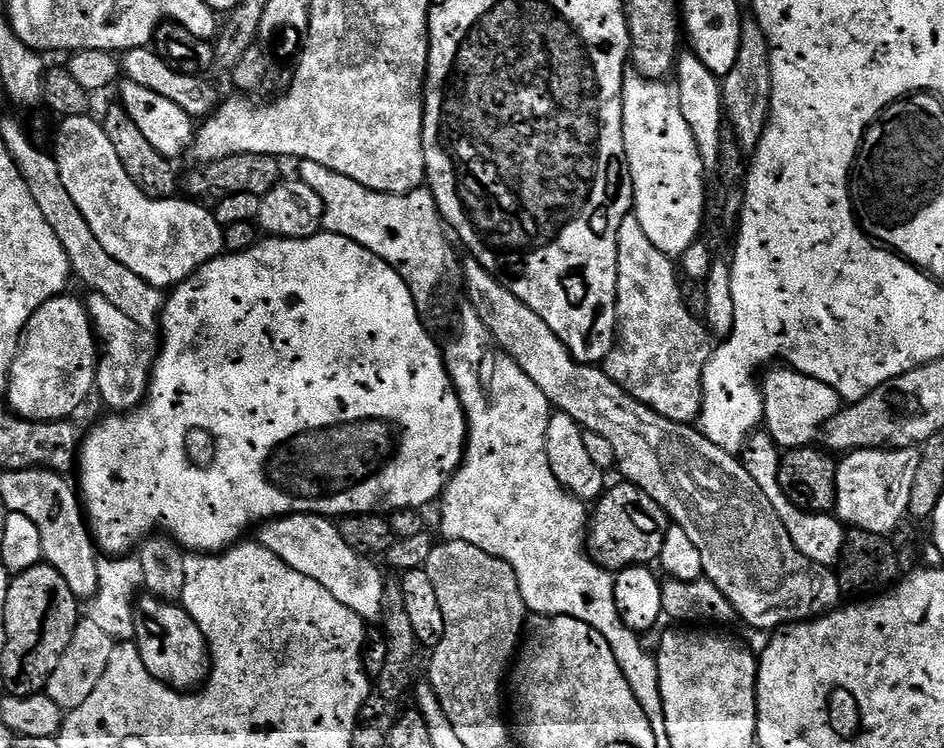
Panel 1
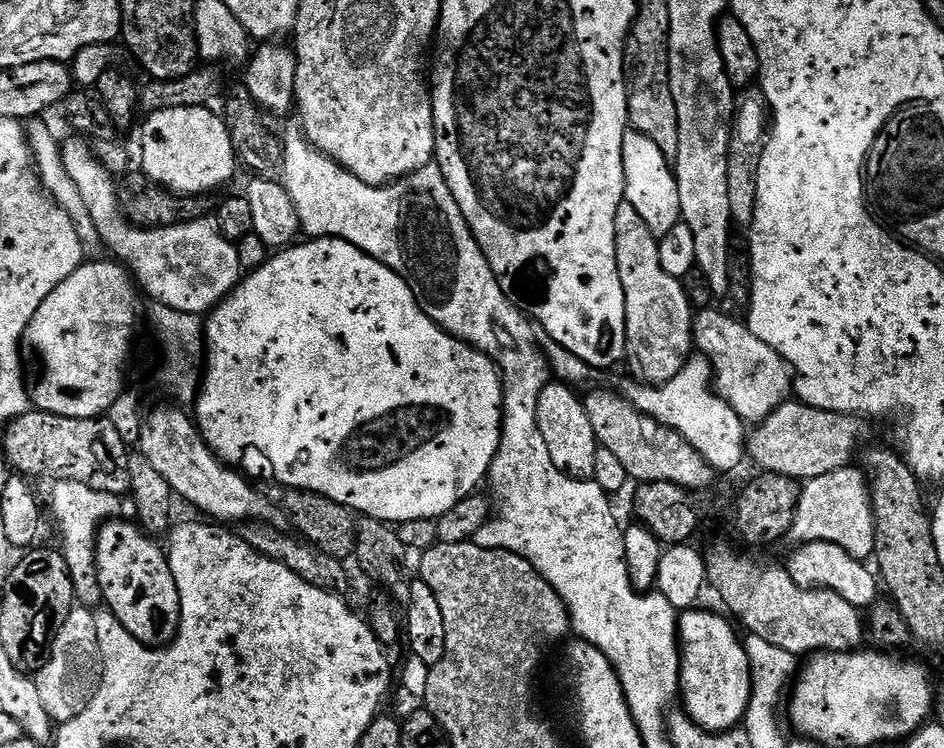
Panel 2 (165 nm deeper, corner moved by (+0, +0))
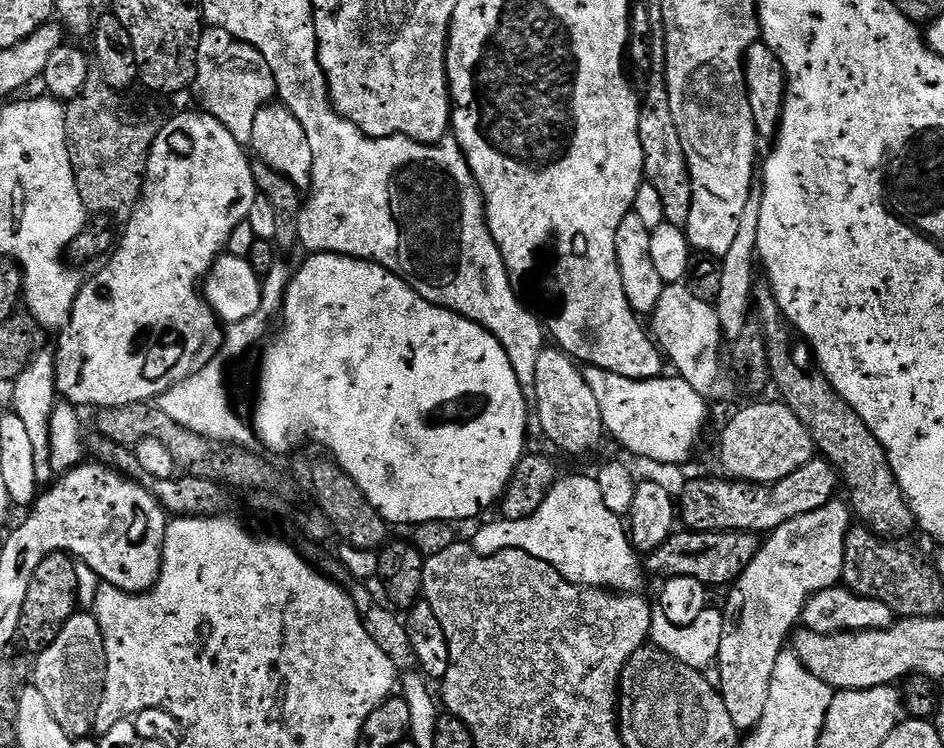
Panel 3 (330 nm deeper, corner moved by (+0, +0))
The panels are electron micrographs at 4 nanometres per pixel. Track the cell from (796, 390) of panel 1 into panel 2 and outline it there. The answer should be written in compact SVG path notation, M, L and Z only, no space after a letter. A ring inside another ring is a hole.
M704 310L695 317L695 347L698 349L699 355L707 356L708 361L712 364L716 393L739 414L741 420L752 426L761 424L793 395L794 373L788 361L773 348L766 346L766 342L762 342L762 338L758 334L749 330L747 323L740 321L739 324L734 317L716 311Z

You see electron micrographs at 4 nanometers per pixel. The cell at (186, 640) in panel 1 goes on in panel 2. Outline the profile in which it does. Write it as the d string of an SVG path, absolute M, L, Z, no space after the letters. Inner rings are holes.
M113 518L96 533L96 573L102 586L103 603L107 611L113 612L118 622L122 622L122 626L126 626L126 630L130 630L130 634L138 638L138 642L149 644L152 648L167 646L175 640L176 633L180 630L178 586L174 582L165 549L161 545L159 548L156 545L159 543L139 523L131 523L127 524L124 518Z

